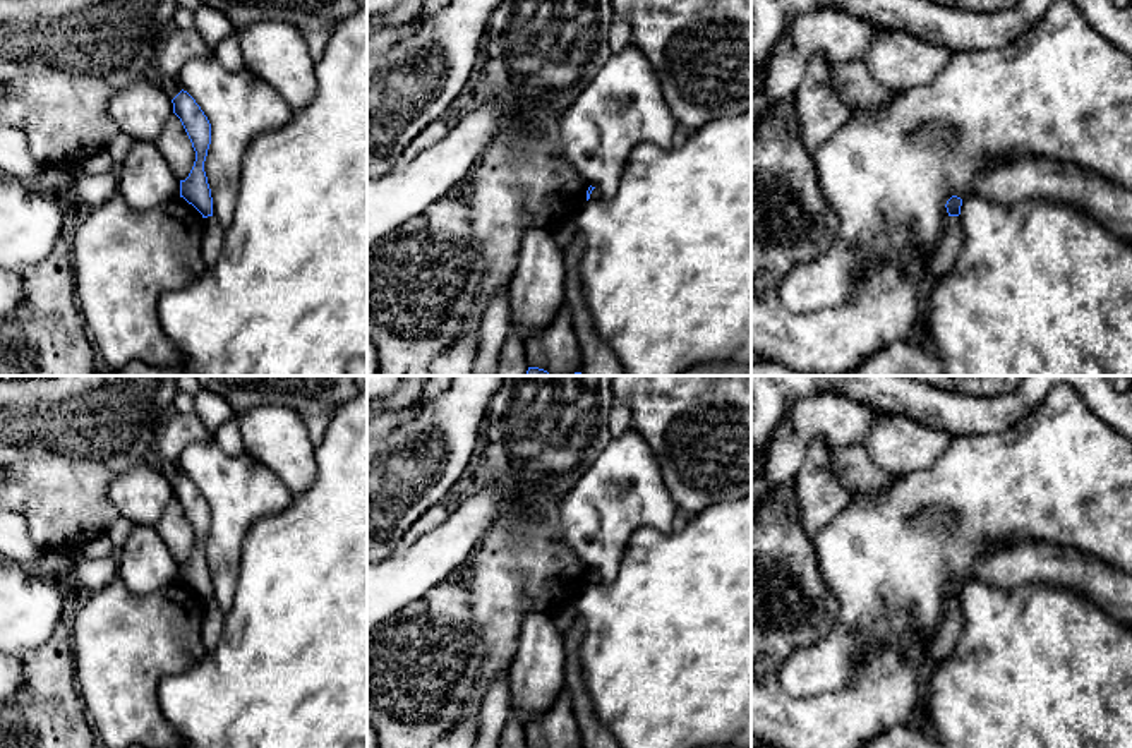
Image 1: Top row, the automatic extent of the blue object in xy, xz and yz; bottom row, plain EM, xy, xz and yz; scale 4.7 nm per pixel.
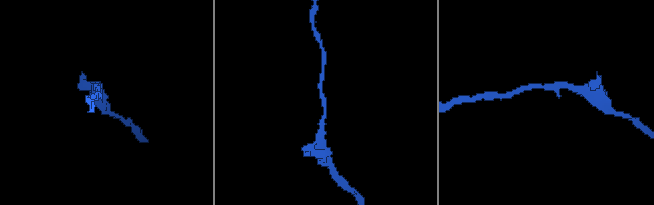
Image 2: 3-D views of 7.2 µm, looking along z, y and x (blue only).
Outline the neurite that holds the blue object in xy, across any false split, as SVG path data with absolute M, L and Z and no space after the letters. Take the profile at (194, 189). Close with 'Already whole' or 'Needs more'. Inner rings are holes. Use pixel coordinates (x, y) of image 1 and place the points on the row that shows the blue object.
M182 89L172 103L173 113L180 118L196 151L196 161L189 177L180 180L180 197L192 204L202 218L213 216L213 197L204 172L204 161L211 144L211 124L187 91Z. Already whole

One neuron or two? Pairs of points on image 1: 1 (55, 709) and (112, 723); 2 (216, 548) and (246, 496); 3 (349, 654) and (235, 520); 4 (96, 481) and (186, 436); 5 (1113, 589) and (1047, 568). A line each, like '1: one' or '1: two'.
1: two
2: one
3: two
4: two
5: one

